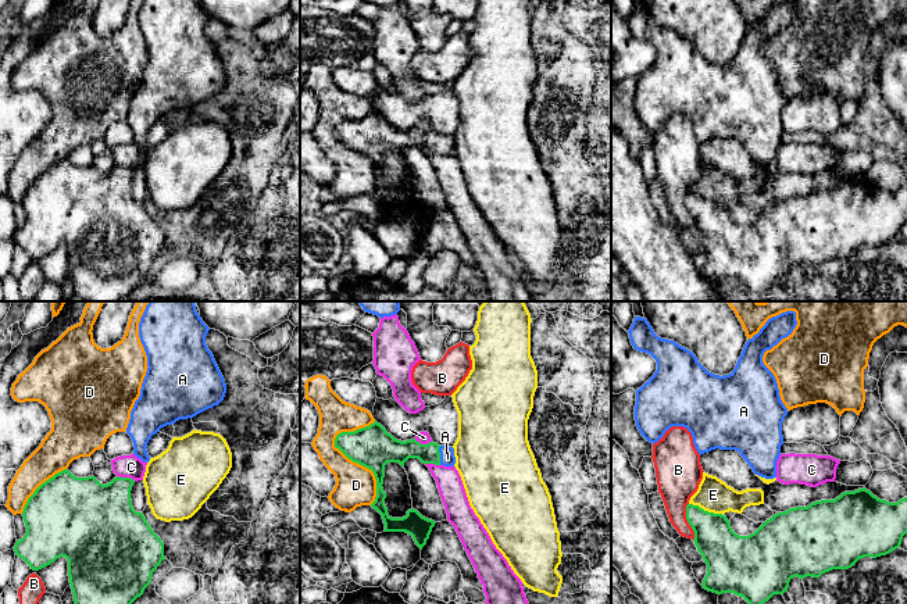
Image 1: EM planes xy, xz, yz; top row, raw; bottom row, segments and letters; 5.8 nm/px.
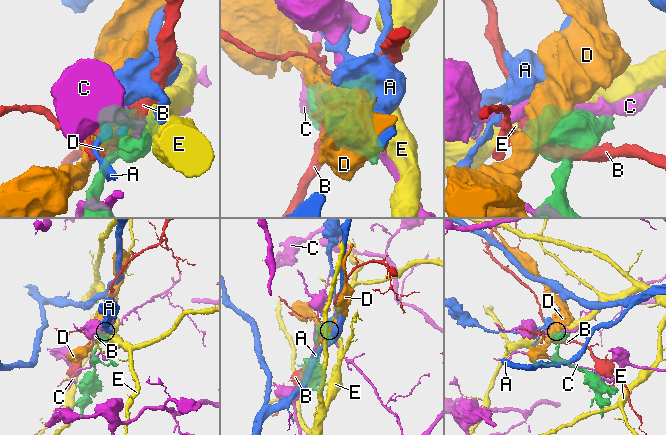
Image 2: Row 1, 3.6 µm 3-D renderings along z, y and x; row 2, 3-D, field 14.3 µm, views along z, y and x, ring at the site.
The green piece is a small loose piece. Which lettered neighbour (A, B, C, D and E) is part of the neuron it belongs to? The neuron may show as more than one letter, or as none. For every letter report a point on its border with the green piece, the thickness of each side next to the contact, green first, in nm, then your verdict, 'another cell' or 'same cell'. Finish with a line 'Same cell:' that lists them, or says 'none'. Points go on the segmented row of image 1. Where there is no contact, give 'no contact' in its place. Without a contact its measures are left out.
A: contact xz (439, 456); calibres 130 and 90 nm; same cell
B: contact yz (688, 521); calibres 240 and 240 nm; another cell
C: contact xy (127, 478); calibres 340 and 130 nm; another cell
D: contact xz (346, 456); calibres 240 and 240 nm; another cell
E: contact yz (706, 511); calibres 240 and 190 nm; another cell
Same cell: A

